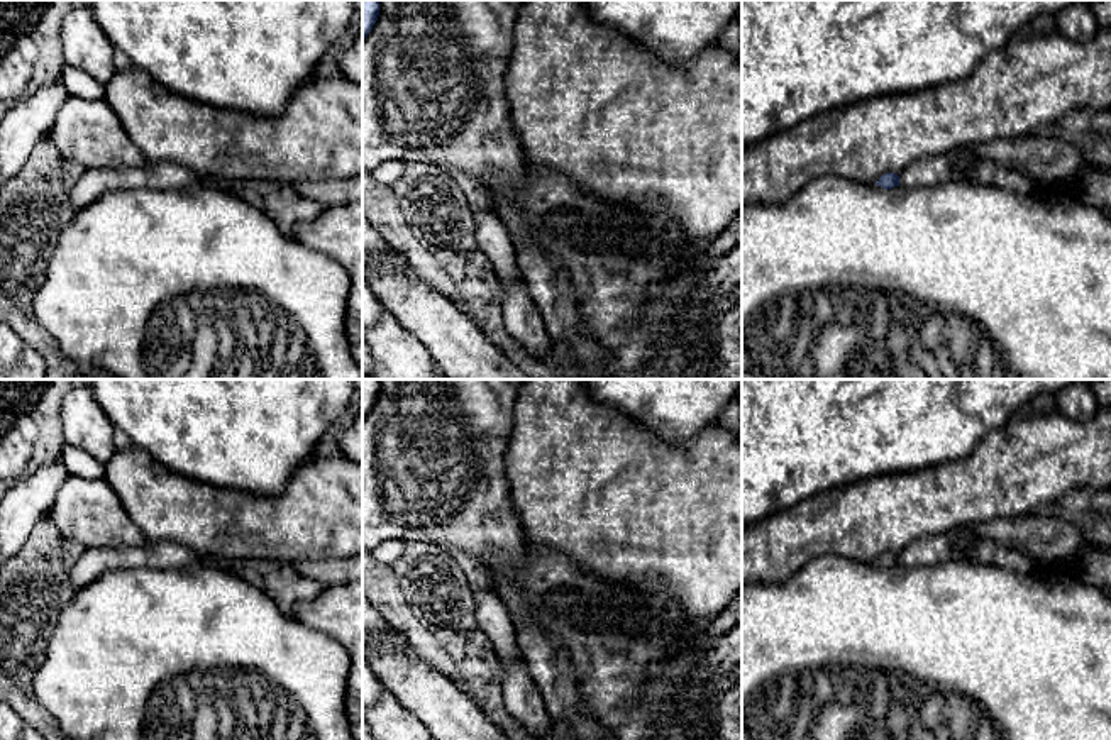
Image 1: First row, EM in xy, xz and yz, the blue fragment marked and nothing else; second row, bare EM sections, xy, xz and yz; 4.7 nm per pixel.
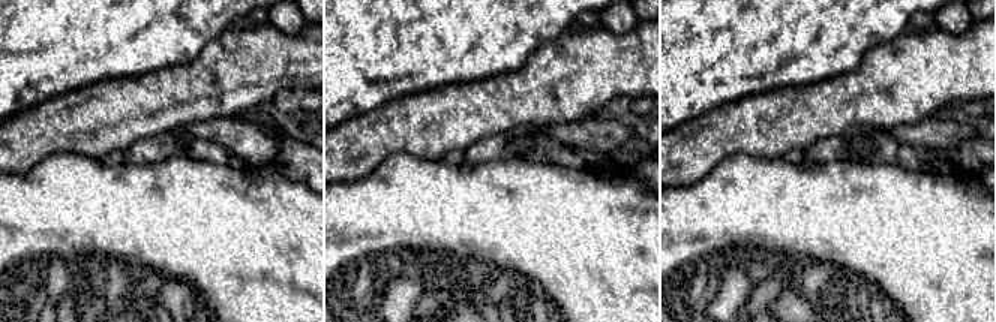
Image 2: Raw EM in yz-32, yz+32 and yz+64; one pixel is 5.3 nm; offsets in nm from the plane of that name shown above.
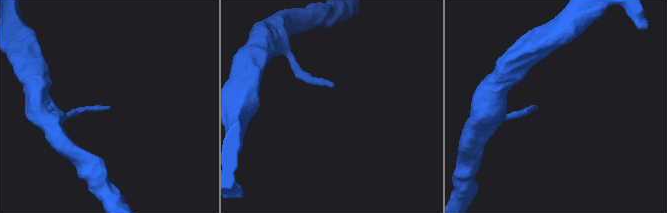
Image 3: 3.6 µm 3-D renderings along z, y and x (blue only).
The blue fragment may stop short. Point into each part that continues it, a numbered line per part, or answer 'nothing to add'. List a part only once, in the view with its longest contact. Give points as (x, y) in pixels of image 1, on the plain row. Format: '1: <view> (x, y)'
nothing to add

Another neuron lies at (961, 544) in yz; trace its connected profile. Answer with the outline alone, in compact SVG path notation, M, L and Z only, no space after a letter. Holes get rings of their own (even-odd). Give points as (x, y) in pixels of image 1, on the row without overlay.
M969 525L918 538L899 554L899 564L909 569L938 566L950 561L967 561L979 566L1006 564L1016 572L1040 571L1033 557L1008 552L1004 545L977 535Z

